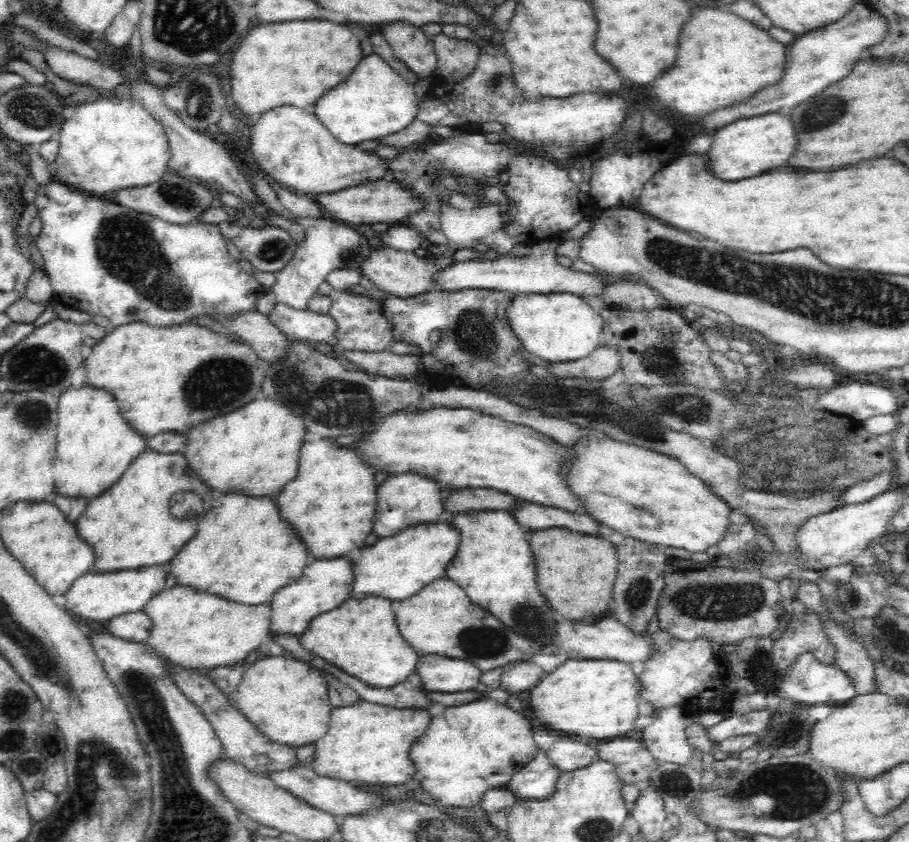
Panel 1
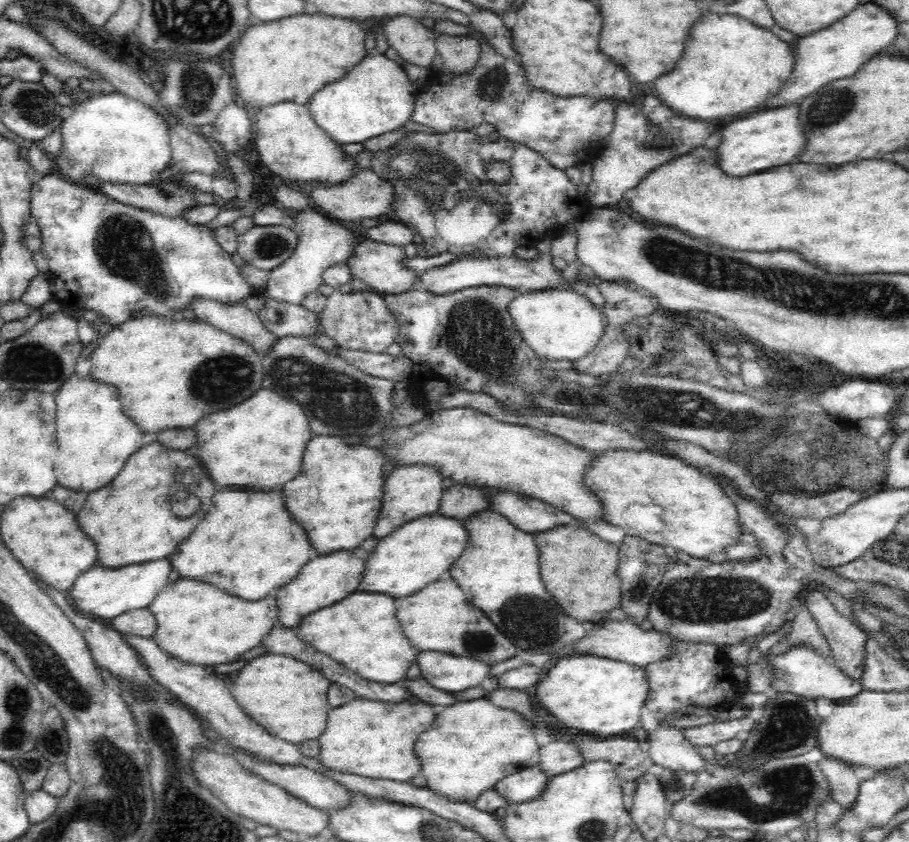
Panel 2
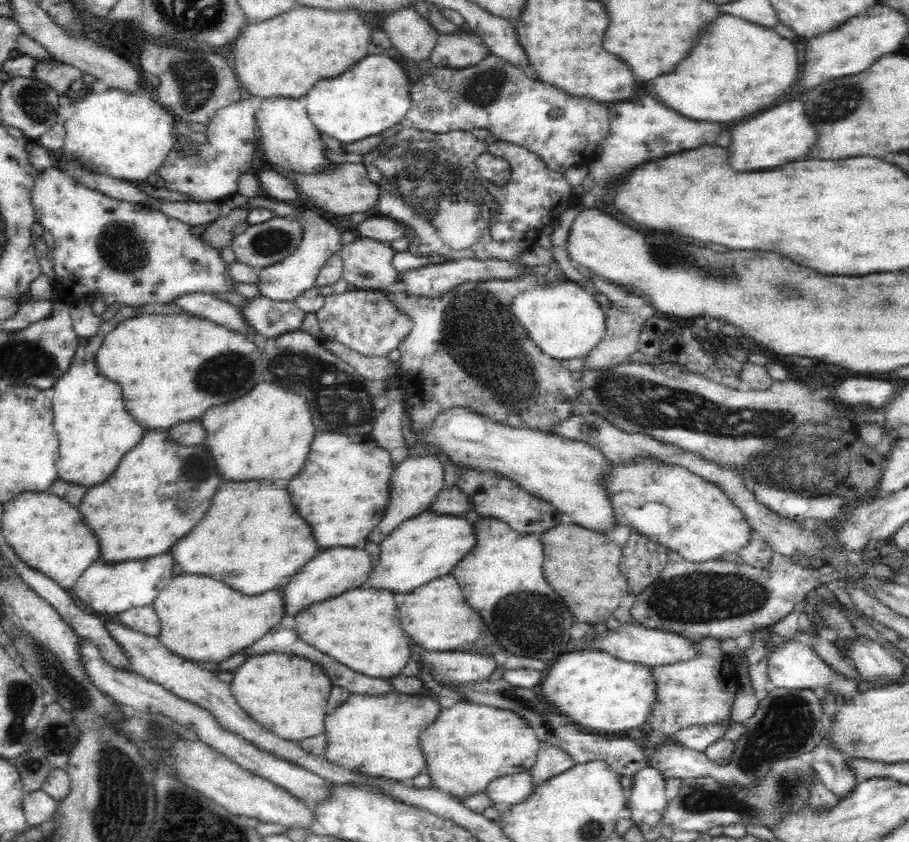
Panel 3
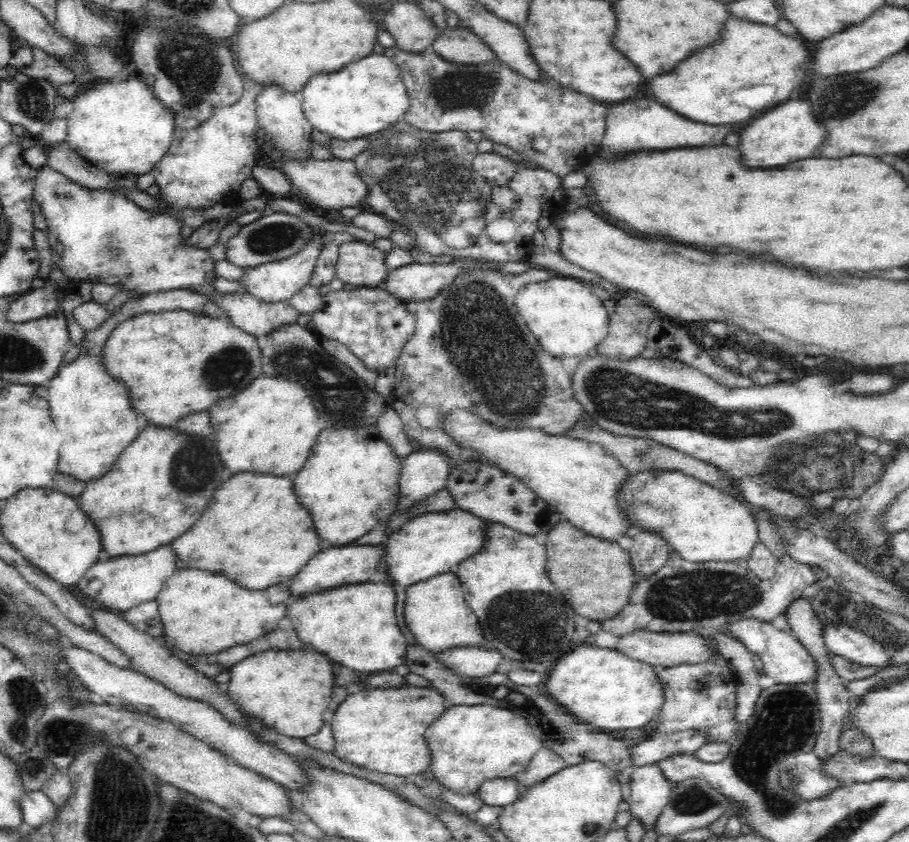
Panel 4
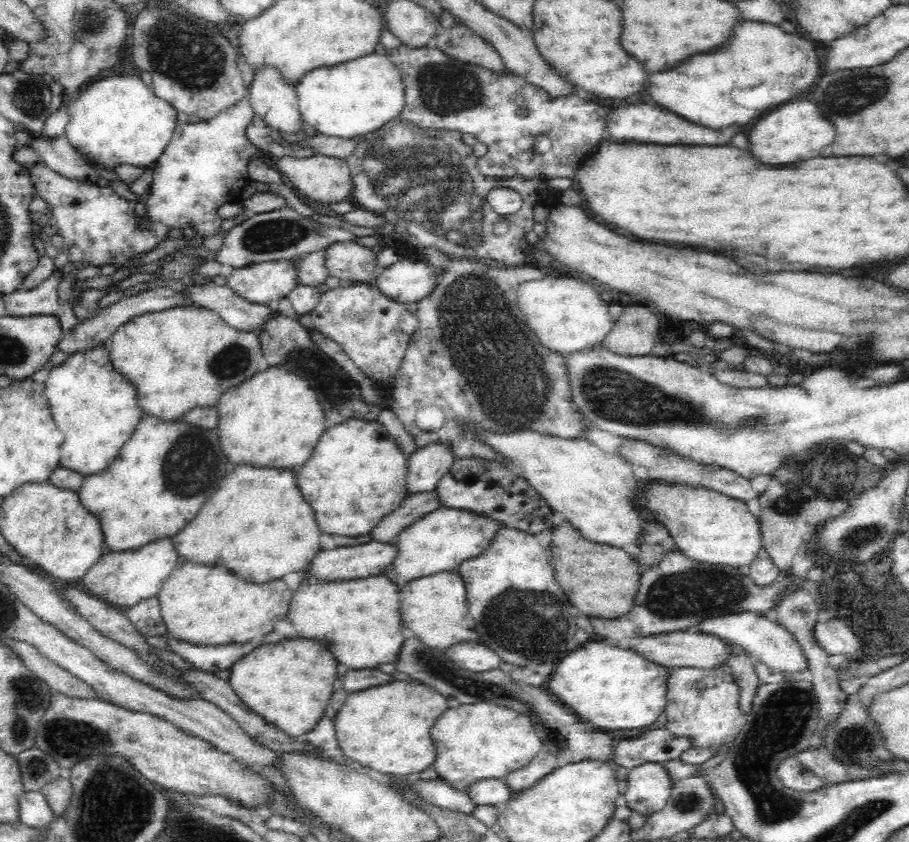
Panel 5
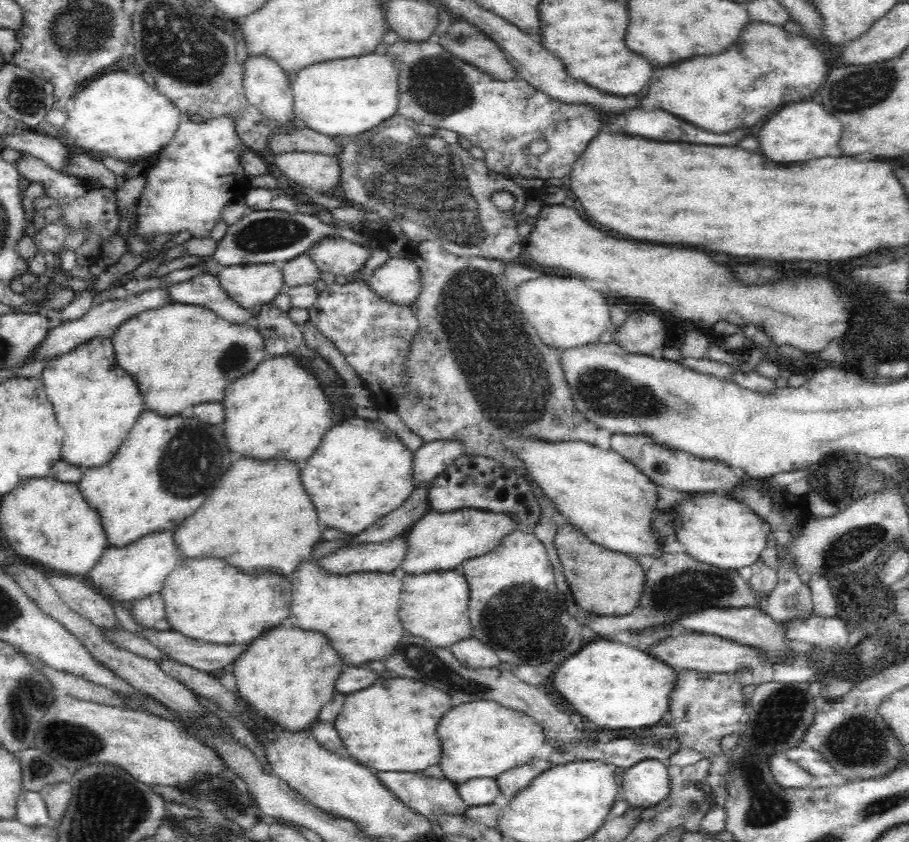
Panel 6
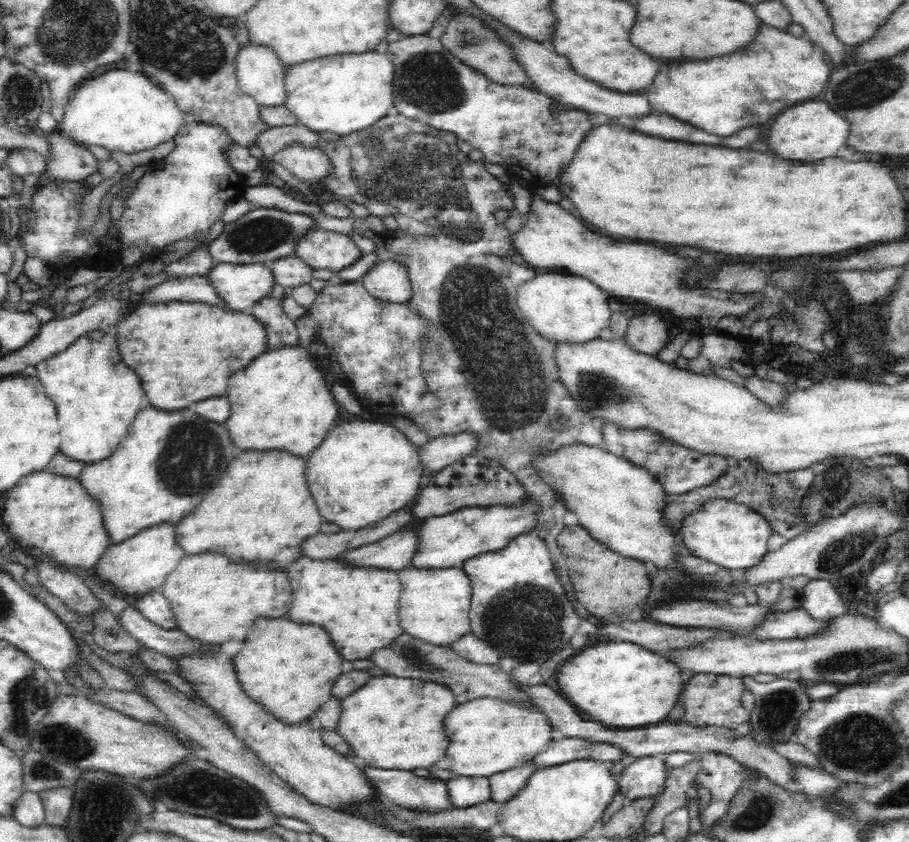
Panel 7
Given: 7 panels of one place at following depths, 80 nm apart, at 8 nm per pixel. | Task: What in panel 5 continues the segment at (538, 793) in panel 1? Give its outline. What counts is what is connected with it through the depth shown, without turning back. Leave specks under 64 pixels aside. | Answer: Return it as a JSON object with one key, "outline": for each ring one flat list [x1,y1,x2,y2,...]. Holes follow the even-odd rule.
{"outline":[[504,777,476,780,476,782,472,782,464,792,477,806,496,806,501,802,508,803,511,797,514,796,510,789,508,789]]}

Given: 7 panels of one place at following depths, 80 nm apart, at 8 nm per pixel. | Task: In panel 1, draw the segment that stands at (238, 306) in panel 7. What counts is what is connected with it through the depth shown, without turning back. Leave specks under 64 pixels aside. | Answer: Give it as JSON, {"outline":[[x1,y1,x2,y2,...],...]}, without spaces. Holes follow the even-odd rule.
{"outline":[[327,215,318,216,318,218,296,216,296,222,302,226,303,240,297,244,293,259,280,271,274,272,276,280,268,289,275,294,277,302,290,305,296,310,306,310,310,296,317,292,330,270,334,268,358,269,358,264,368,258,366,253,372,250,372,246,360,234,360,231]]}

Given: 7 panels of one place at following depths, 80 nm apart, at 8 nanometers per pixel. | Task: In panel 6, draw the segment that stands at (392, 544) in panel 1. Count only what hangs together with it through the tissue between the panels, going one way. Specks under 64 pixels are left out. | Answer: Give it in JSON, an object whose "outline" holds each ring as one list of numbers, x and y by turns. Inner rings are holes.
{"outline":[[478,508,427,512,404,533,408,552,402,561,400,571,408,574,424,574,434,570,459,569,465,560,494,550,506,535,516,529,518,529,517,522,505,512,490,512]]}

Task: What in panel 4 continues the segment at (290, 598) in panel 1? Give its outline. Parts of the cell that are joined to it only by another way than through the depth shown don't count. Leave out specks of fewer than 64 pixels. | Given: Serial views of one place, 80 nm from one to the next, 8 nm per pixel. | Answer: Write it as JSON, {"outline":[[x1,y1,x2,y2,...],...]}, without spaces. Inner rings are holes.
{"outline":[[344,545,318,551,301,569,295,574,295,579,290,588,292,597,306,596,311,593,320,593,338,589,344,584,354,584,374,580,374,574,378,572,378,564,385,560,385,545]]}

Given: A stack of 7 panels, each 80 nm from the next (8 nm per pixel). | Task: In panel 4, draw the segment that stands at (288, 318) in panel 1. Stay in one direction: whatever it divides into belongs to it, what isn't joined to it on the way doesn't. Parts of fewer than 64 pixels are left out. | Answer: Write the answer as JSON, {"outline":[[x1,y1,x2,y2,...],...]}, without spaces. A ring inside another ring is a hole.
{"outline":[[214,290,206,297,225,310,231,326,255,337,270,335,277,327,296,323,299,316,292,305,286,305,286,301,264,302,248,293]]}

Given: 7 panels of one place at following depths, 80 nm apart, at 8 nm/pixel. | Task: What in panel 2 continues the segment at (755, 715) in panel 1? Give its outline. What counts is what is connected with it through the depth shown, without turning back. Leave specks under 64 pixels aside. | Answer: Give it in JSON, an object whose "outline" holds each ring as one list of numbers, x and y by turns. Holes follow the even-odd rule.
{"outline":[[749,716,741,719,710,722,690,728,684,728,682,735,690,741,690,744,697,746,714,746,723,740,730,740,742,737,752,730,754,721]]}

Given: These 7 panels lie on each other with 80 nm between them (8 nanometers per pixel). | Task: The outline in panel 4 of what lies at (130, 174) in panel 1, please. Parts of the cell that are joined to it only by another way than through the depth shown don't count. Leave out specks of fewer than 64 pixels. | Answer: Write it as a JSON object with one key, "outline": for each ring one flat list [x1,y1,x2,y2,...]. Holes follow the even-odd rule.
{"outline":[[144,78,123,79,119,82,107,80,91,88,81,88,78,96,73,99,73,109,67,117,67,132,65,141,67,146,83,156,90,164,106,171,111,176,119,178,125,174,146,174,153,170,162,156,168,152,175,129,175,113,166,108,155,97,153,89,144,83]]}

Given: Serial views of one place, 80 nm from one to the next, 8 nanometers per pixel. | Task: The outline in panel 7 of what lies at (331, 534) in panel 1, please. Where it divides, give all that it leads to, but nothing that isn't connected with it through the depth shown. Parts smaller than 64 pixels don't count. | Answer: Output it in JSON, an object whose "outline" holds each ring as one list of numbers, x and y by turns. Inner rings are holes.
{"outline":[[342,422,334,424,307,459,306,480,324,521,334,522,342,530,356,530,376,524,391,512,410,505,419,492,421,476,424,473,420,450,394,425,382,422]]}

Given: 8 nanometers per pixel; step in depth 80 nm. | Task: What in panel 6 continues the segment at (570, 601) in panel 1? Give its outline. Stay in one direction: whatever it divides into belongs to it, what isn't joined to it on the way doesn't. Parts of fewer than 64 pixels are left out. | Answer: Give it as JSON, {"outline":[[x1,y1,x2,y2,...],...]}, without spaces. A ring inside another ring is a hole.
{"outline":[[567,523,558,527,555,546,564,566,564,578,576,598,576,604,598,616,630,614,644,594,645,570,634,558,592,542,577,526]]}

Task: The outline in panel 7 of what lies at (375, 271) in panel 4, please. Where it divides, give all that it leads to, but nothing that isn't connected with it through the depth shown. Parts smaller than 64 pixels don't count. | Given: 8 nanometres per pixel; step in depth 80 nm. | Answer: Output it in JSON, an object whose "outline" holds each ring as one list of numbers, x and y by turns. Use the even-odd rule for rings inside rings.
{"outline":[[316,225,296,240,292,254,312,268,327,268,332,272,354,264,362,256,350,235,324,230]]}

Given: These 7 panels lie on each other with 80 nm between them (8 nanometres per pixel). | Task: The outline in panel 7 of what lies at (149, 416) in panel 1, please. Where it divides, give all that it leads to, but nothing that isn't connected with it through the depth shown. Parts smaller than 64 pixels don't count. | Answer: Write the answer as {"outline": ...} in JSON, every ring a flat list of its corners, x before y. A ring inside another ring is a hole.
{"outline":[[174,300,142,304,118,322,118,345,122,360,140,376,146,402,167,412,182,410,190,402,226,394,228,378,268,349,267,336,266,325,258,321,257,317,232,311,226,305,214,306,206,302]]}

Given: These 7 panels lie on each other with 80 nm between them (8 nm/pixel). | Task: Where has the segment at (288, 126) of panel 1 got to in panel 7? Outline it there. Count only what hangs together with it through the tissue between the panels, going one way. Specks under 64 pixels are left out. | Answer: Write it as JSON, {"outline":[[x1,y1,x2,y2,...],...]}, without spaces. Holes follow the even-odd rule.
{"outline":[[265,44,239,46,234,56,238,86,259,106,284,105,284,70,273,48]]}

